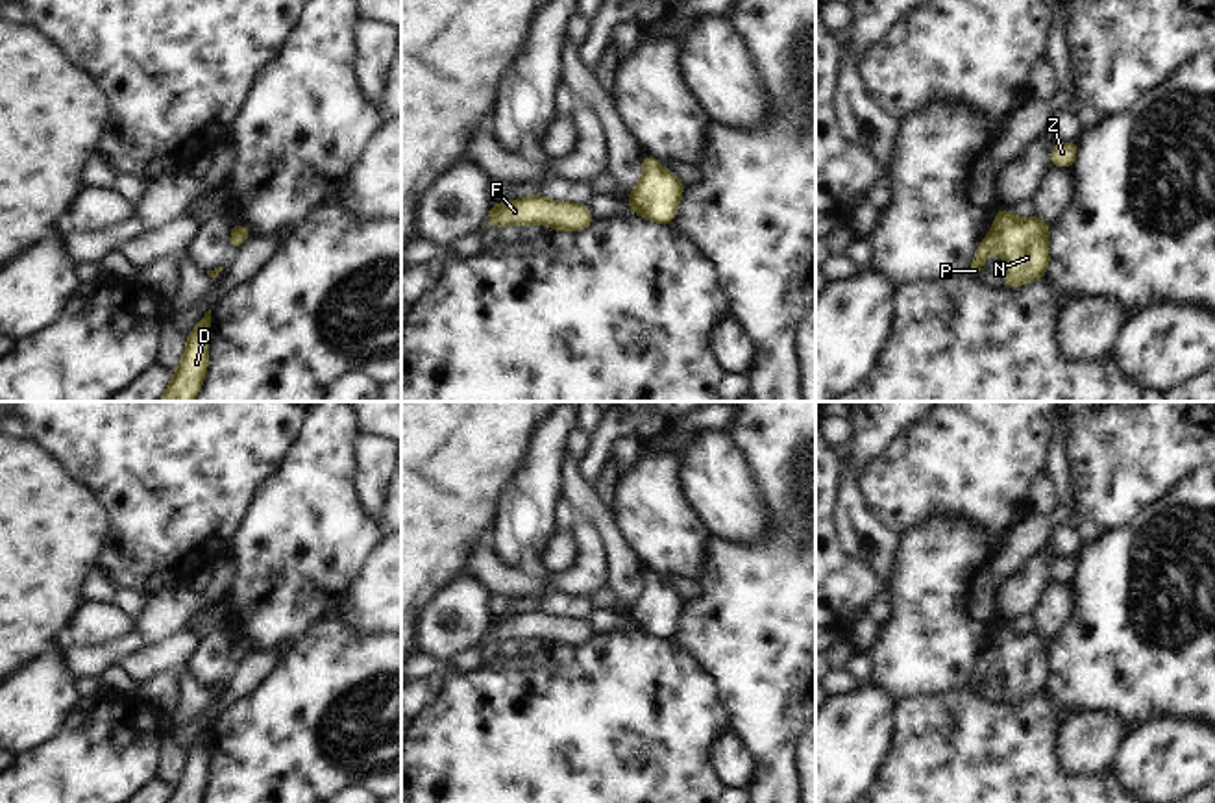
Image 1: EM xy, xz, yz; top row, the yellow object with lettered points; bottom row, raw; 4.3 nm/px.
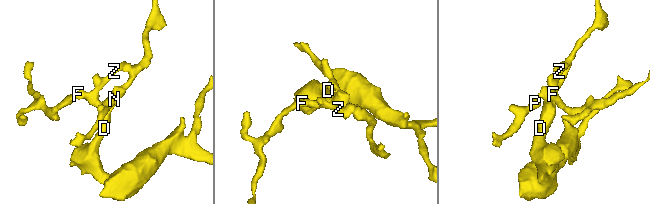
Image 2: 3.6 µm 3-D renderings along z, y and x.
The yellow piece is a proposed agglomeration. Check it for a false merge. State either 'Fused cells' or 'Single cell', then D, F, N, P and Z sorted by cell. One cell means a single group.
Single cell. Groups: D F N P Z

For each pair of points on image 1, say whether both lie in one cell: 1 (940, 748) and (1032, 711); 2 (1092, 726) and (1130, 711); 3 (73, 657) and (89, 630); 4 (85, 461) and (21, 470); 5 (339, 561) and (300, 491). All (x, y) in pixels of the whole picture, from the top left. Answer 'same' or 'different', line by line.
1: same
2: different
3: different
4: different
5: same

